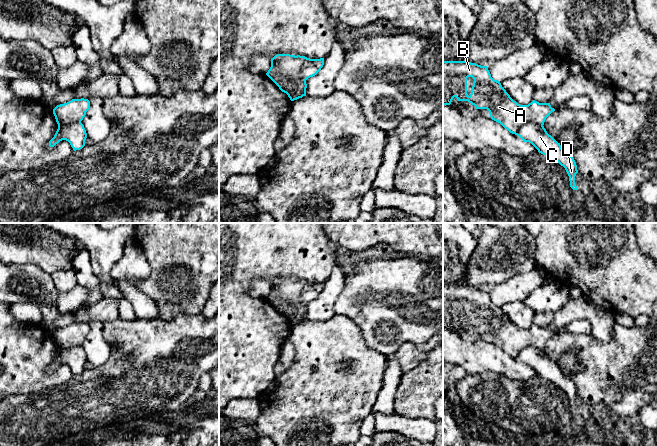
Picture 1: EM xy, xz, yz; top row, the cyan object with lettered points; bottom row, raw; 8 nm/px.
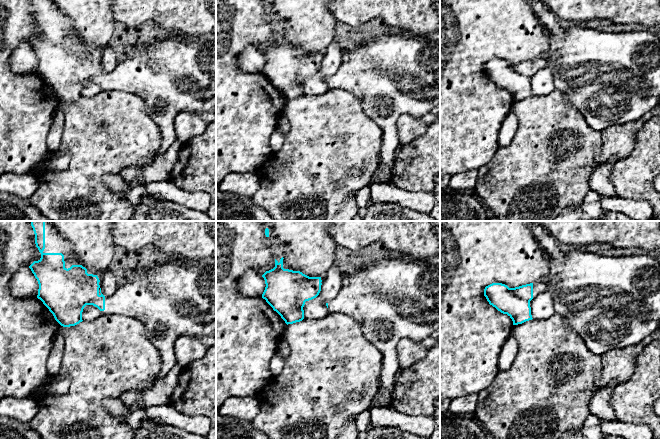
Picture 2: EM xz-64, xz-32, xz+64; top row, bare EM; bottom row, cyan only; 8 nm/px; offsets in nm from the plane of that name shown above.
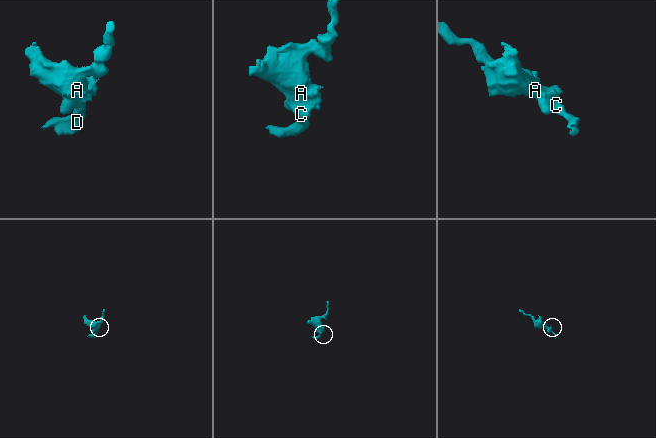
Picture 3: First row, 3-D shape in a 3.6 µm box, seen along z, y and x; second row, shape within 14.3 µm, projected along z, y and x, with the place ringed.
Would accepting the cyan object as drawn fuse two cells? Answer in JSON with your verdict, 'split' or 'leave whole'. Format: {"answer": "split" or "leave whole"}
{"answer": "split"}

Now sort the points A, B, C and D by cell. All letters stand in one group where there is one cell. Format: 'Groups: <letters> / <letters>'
Groups: A B / C D

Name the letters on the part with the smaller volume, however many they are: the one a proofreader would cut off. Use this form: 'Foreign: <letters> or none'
Foreign: C, D

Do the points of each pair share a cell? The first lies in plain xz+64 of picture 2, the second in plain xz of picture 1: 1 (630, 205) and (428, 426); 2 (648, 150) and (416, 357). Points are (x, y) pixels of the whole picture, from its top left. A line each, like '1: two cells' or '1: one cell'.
1: one cell
2: two cells

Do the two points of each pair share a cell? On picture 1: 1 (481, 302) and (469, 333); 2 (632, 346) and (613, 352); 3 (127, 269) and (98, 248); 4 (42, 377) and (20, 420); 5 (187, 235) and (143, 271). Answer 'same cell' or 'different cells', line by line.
1: same cell
2: same cell
3: same cell
4: different cells
5: different cells

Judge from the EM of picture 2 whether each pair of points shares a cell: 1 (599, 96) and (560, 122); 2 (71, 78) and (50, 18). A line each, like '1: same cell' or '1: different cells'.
1: different cells
2: same cell

